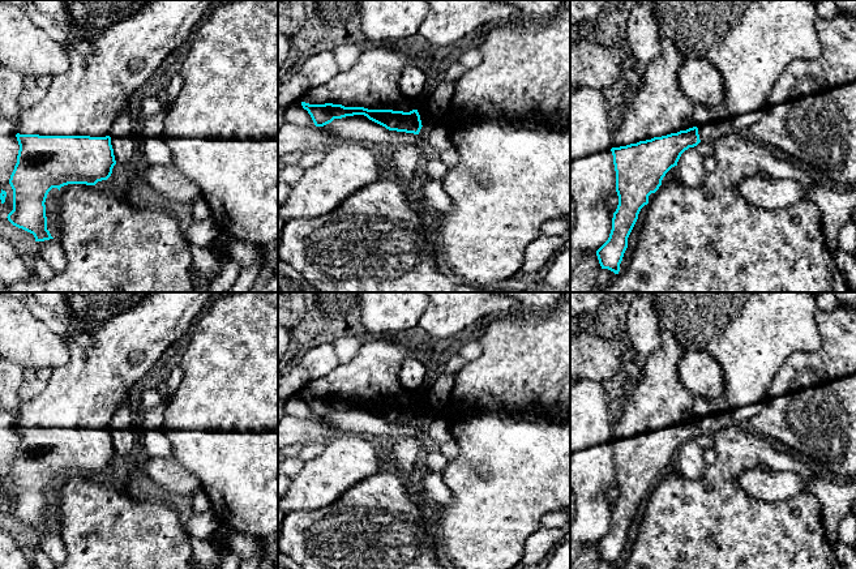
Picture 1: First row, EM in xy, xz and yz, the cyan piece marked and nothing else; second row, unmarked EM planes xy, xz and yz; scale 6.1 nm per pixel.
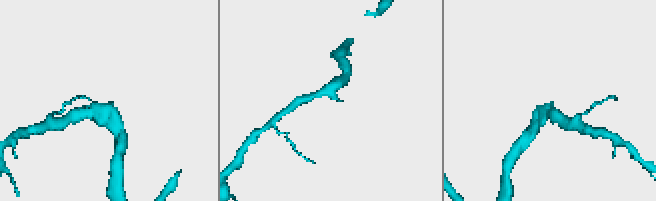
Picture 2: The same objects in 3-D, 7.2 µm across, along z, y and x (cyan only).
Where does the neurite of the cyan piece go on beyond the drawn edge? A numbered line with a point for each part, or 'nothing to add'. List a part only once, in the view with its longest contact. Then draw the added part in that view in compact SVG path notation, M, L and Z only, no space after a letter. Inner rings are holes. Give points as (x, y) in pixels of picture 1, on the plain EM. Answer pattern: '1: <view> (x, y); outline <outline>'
1: xz (373, 375); outline M389 335L371 338L361 343L348 364L339 364L326 376L312 380L301 394L410 405L416 398L399 377L401 363L408 355L407 346Z

